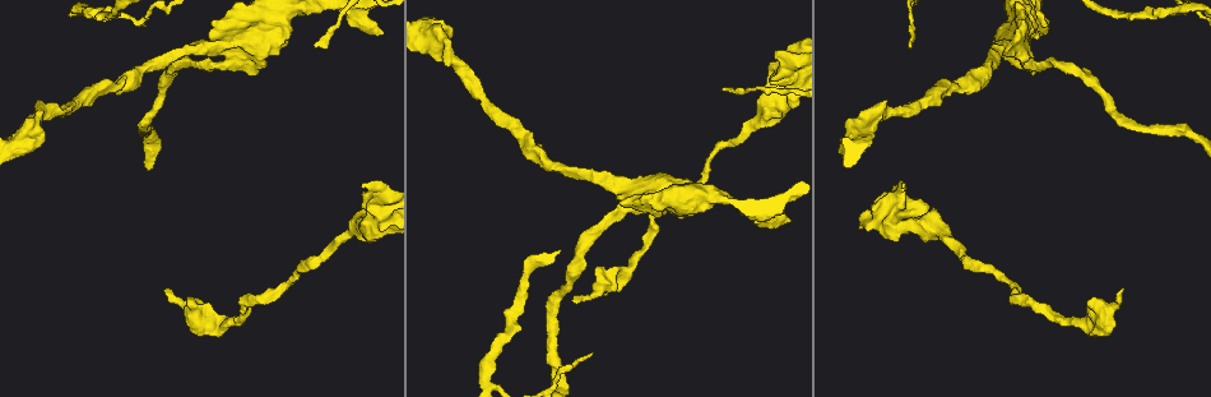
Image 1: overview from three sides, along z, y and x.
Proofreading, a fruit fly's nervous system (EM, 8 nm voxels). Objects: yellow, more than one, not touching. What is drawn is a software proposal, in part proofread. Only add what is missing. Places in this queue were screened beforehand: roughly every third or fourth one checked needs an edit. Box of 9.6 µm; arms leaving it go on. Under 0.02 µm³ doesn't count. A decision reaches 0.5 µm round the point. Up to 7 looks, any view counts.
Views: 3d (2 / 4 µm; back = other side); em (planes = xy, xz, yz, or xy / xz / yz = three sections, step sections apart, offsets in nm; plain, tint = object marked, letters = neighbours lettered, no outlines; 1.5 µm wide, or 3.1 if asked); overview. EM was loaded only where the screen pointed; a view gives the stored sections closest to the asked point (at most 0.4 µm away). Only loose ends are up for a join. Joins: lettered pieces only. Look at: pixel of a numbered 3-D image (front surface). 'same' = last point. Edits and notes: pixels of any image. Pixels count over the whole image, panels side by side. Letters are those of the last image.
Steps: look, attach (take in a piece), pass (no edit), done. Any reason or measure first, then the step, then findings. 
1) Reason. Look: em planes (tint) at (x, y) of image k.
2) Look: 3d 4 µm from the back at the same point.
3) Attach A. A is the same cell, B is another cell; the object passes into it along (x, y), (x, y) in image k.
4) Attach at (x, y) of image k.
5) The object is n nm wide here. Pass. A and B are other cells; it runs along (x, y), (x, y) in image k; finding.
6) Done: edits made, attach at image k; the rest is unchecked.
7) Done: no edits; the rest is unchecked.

Branch stops here. Look: em planes (tint) at (1022, 20) of image 1.

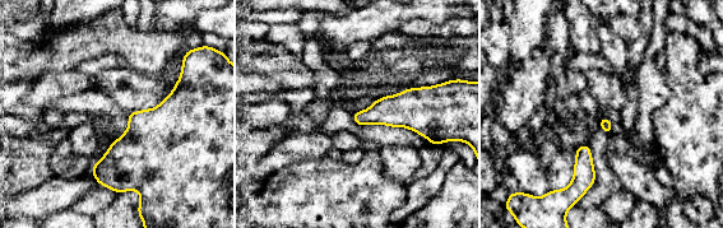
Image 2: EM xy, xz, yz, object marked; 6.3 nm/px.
See the neighbours. Look: em planes (letters) at the same point.

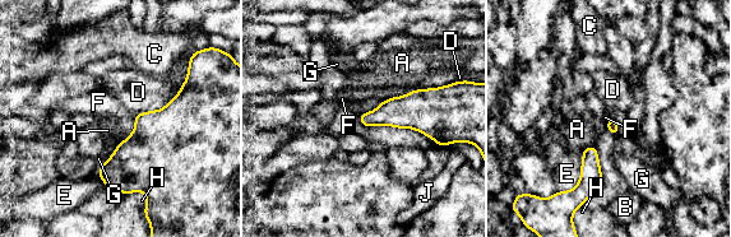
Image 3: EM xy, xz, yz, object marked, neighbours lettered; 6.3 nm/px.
The longest contact is with A, 500 nm. Pass. A, B, C, D, E, F, G, H and J are other cells; a border runs along (186, 77), (163, 106), (134, 115) in image 3; none of them fits.

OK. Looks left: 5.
Free end. Look: 3d 4 µm at (381, 34) of image 1.

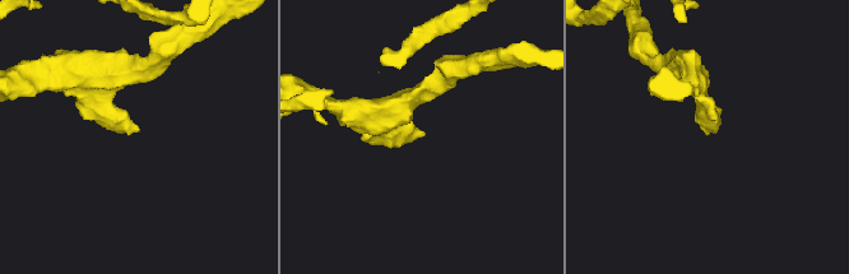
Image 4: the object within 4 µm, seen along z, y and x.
Now the EM. Look: em planes (letters) at (423, 135) of image 4.

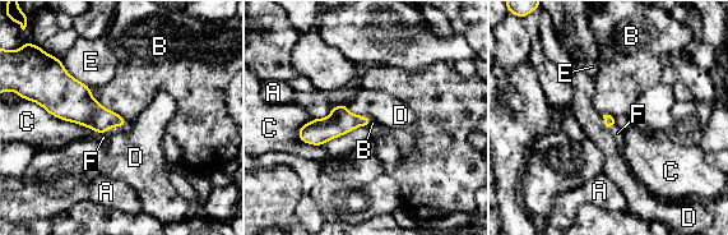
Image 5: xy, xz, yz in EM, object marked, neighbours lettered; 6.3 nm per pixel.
Attach F. F is the same cell, A, B, C, D and E are other cells; the object passes into it along (80, 107), (114, 127), (103, 137) in image 5; the neuron continues.

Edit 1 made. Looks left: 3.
Branch stops here. Look: 3d 2 µm at (573, 299) of image 1.

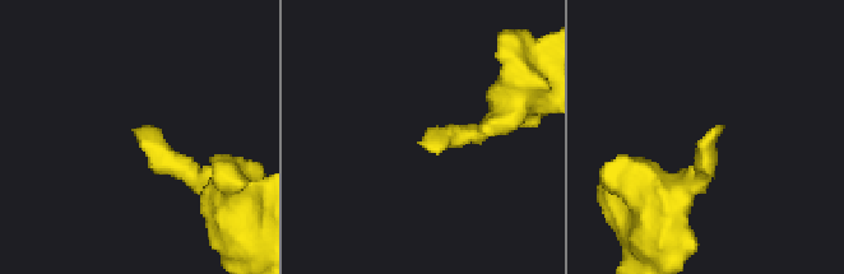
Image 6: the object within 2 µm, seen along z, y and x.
Look: em planes (letters) at (435, 150) of image 6.

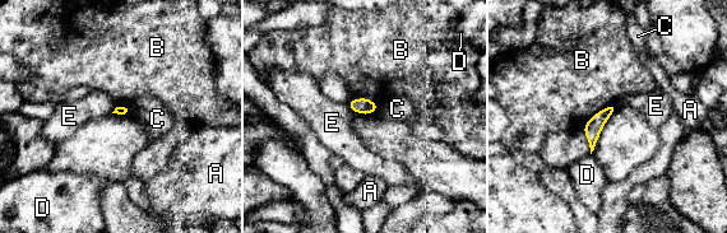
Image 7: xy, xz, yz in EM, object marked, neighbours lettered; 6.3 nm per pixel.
Pass. A, B, C, D and E are other cells; a border runs along (611, 106), (598, 110), (582, 126) in image 7; no lettered piece goes on from it.

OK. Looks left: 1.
Done: edits made, attach at image 5; the rest is unchecked.

